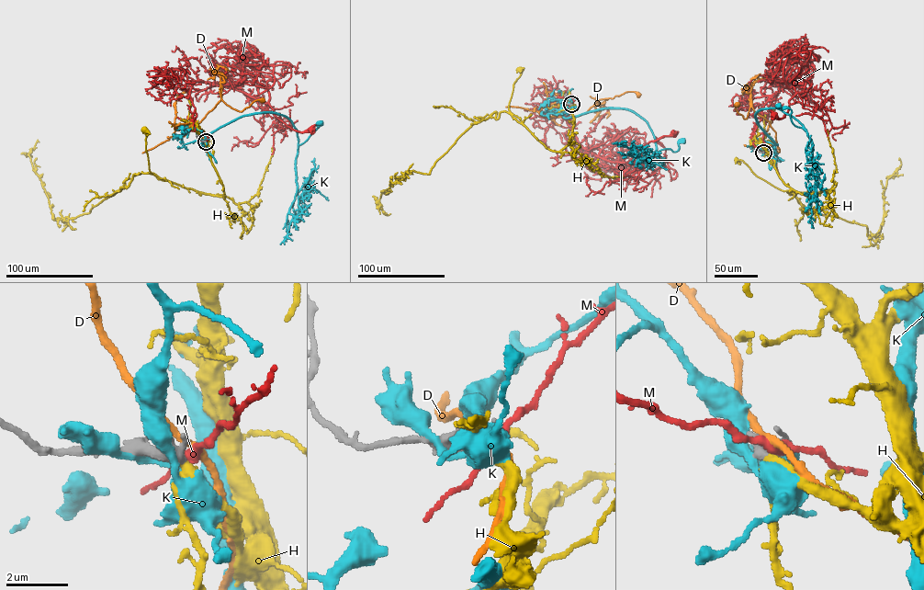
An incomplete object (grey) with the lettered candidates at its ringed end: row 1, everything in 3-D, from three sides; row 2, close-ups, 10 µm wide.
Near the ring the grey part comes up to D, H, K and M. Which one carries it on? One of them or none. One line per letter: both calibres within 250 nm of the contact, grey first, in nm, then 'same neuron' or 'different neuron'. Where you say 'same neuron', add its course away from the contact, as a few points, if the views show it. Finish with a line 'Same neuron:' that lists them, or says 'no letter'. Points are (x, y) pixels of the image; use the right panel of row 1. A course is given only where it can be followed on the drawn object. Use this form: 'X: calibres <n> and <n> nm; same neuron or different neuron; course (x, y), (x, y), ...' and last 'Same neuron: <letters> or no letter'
D: calibres 500 and 220 nm; different neuron
H: calibres 500 and 260 nm; same neuron; course (763, 153), (787, 185), (805, 196), (821, 192), (782, 190), (758, 176), (737, 159)
K: calibres 550 and 320 nm; different neuron
M: calibres 500 and 320 nm; different neuron
Same neuron: H

